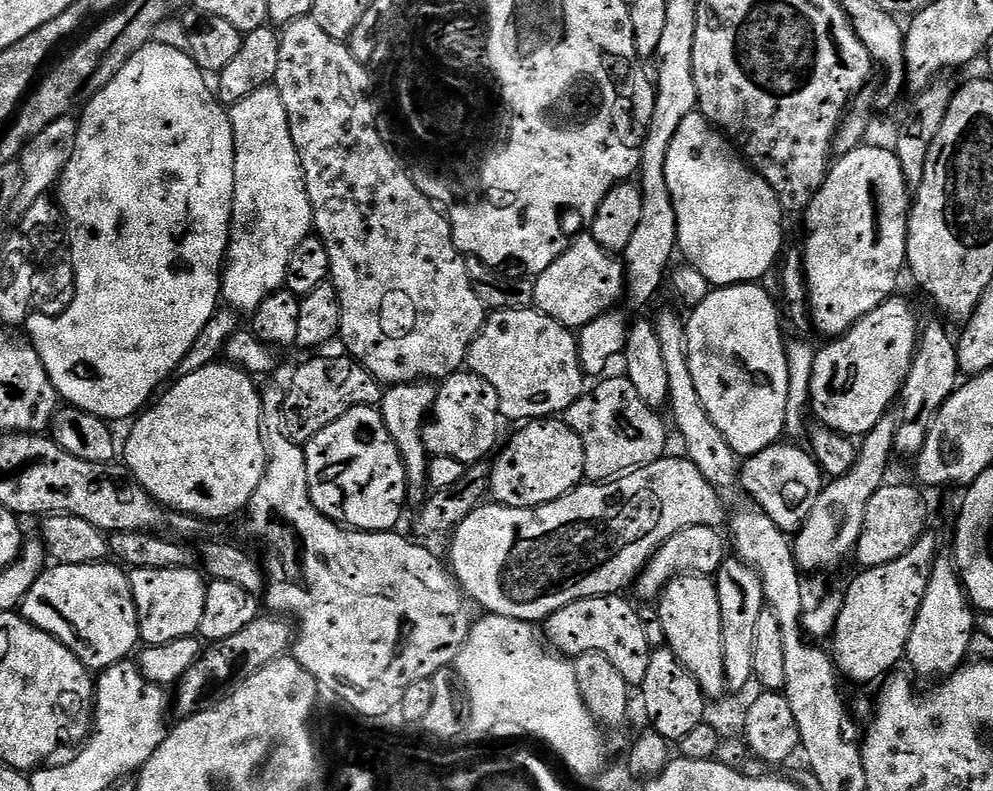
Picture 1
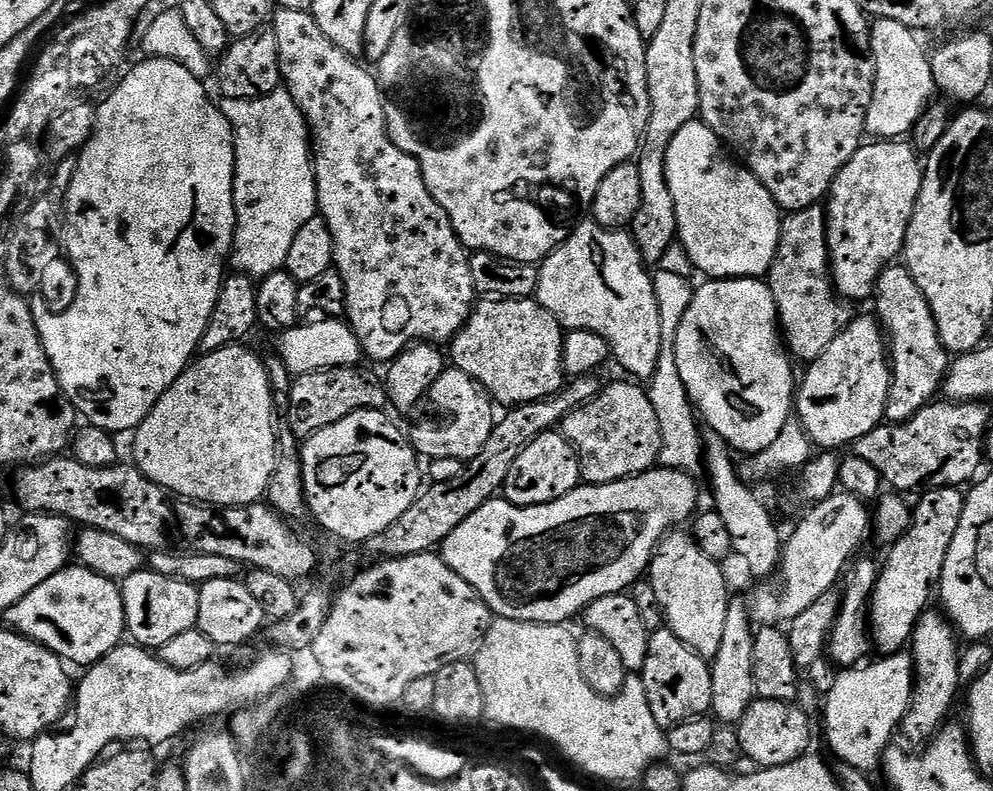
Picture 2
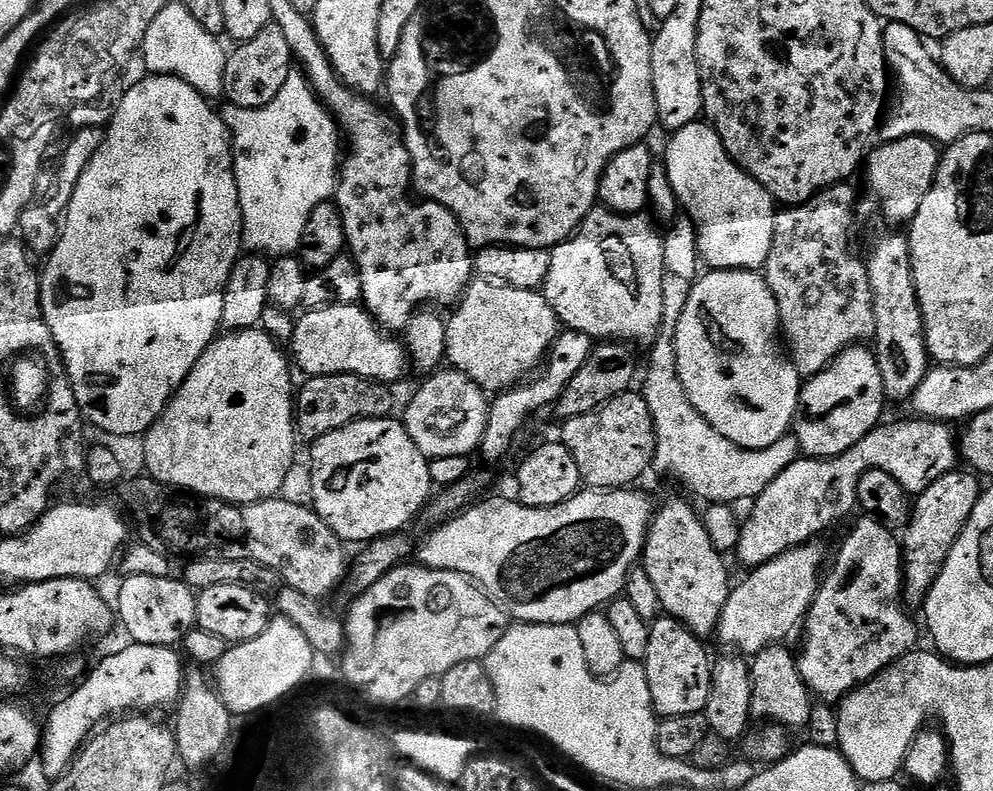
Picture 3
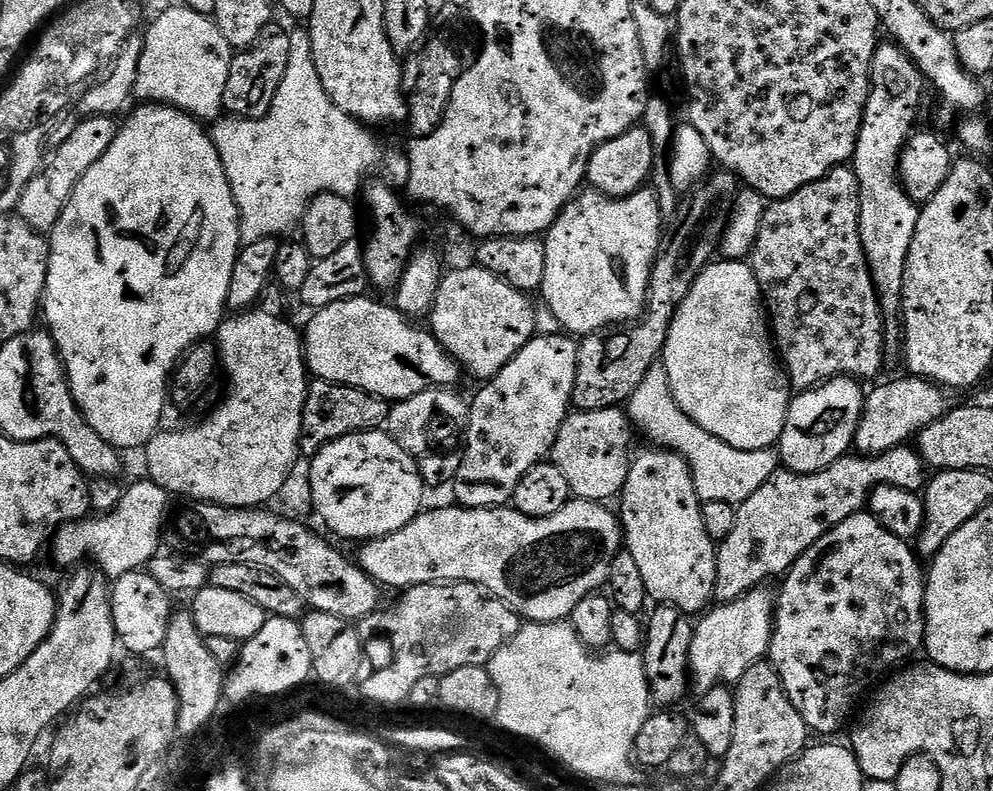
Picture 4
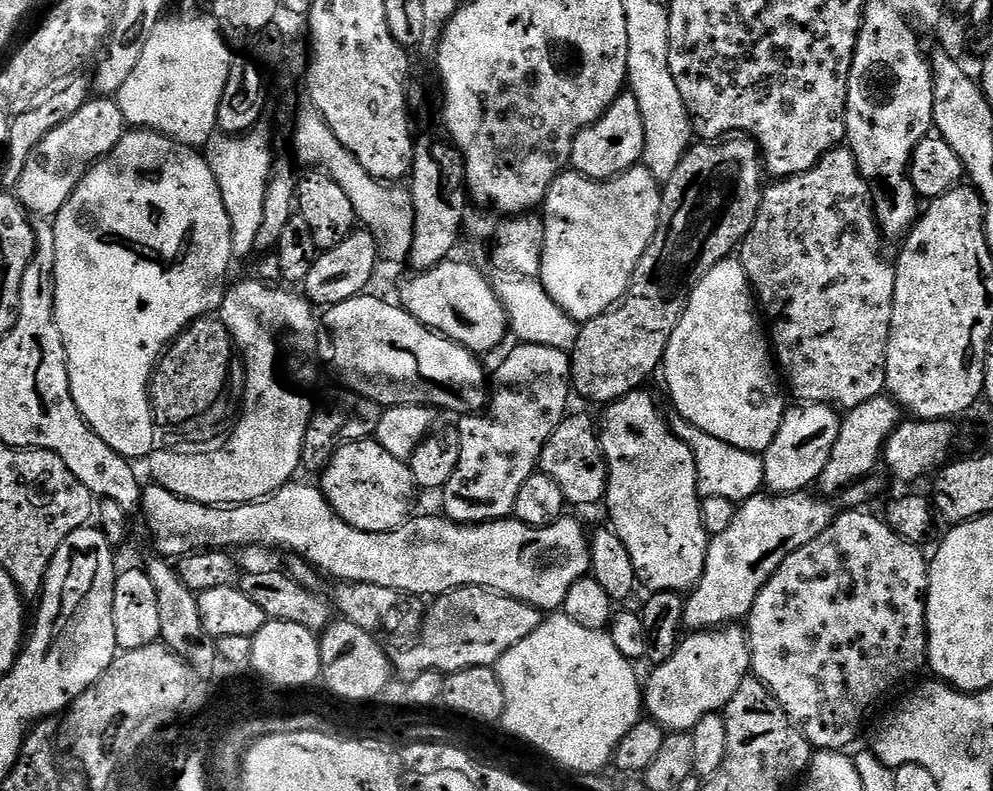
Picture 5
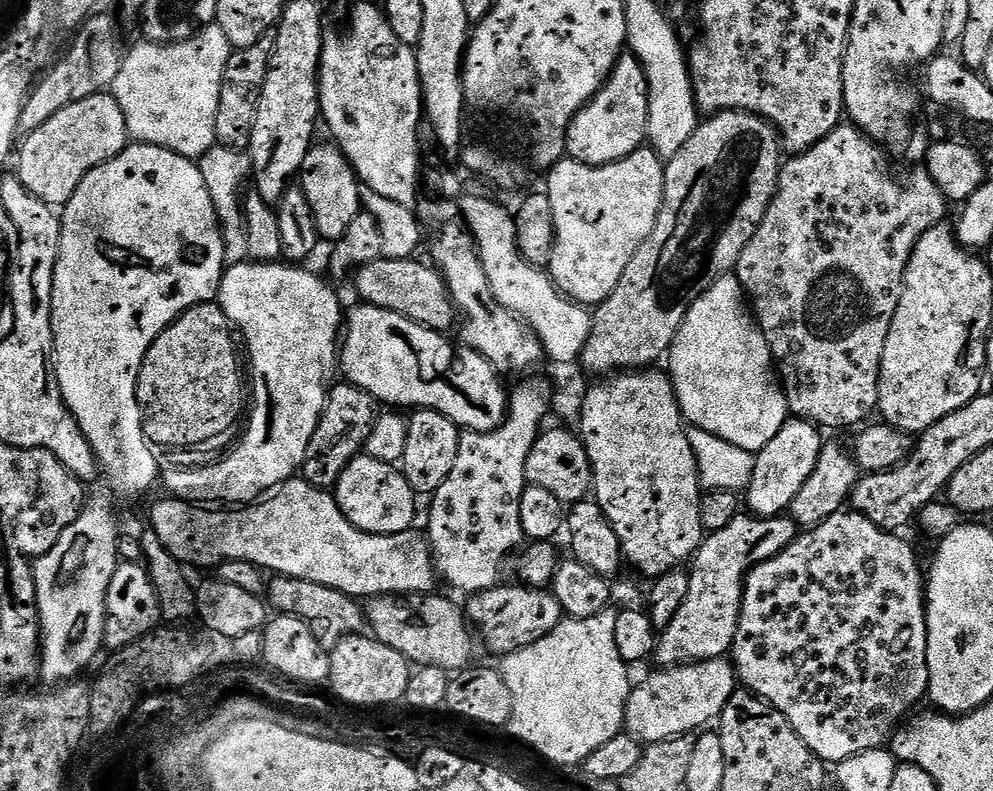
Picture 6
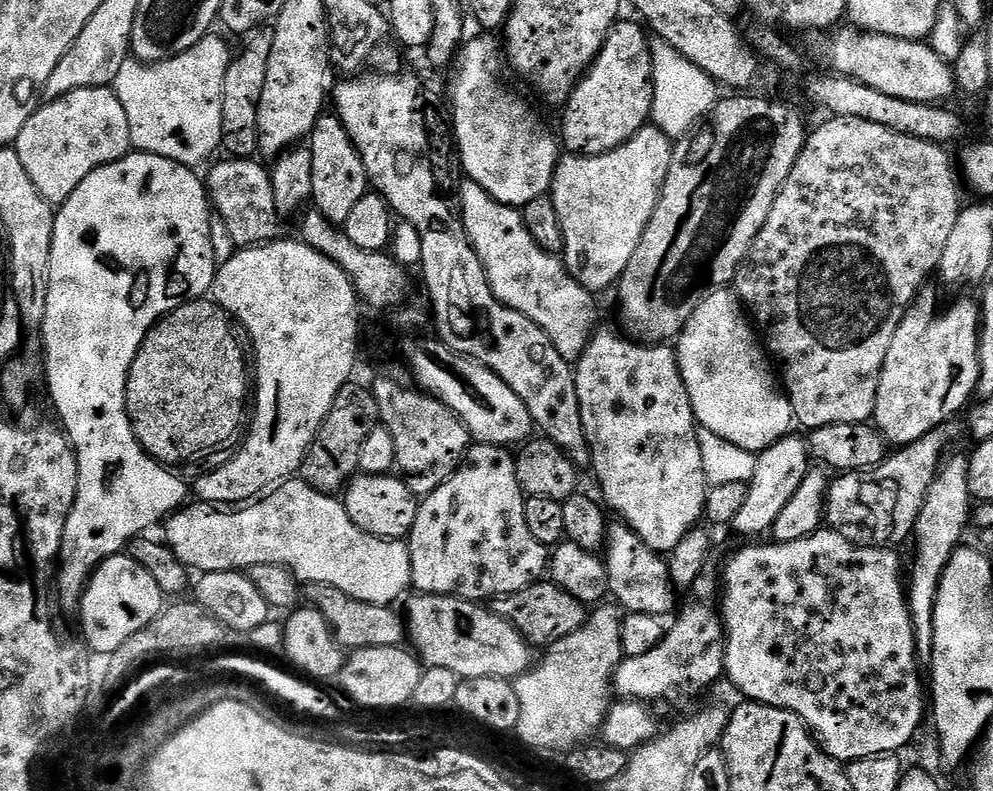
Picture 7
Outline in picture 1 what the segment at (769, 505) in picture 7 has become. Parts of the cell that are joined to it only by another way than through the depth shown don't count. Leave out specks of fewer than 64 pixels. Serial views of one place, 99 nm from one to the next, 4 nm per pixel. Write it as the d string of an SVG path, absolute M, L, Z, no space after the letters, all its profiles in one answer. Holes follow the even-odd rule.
M893 295L870 310L858 323L845 332L843 336L835 337L823 349L816 353L814 374L810 378L810 412L819 423L833 432L841 432L849 438L863 438L869 430L884 416L889 415L892 403L897 403L898 397L903 393L904 383L910 374L912 356L916 353L918 343L918 324L912 308L900 297Z

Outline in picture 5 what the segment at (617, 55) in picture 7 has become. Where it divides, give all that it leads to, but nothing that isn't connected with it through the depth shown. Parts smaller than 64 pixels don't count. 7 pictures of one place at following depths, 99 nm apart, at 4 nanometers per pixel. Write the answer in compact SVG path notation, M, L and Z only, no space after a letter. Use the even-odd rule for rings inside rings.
M625 90L604 111L602 118L574 138L571 167L591 180L613 180L643 161L645 142L646 126L642 122L642 110L638 110L638 98L634 98L631 90Z

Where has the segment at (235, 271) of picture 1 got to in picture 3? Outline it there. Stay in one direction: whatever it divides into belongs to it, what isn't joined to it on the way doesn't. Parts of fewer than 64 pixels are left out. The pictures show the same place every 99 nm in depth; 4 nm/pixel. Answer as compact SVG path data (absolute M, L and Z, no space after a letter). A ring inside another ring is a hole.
M300 74L289 76L288 84L282 86L278 98L265 108L228 106L225 109L222 115L232 138L232 169L240 185L240 213L246 229L247 251L269 258L295 253L314 206L327 204L335 197L338 179L336 147L342 144L338 125L328 109L321 105L311 84Z

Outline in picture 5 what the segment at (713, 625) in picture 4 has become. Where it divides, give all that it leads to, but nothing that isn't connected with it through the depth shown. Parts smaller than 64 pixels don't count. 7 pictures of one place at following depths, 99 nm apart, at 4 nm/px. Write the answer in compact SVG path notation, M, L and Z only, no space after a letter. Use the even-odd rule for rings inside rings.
M725 626L709 628L703 632L692 632L685 635L677 644L670 658L659 661L656 668L649 674L642 688L642 708L651 719L669 733L691 733L692 727L702 718L715 716L734 698L738 686L742 686L745 676L749 675L752 667L752 651L748 648L748 634L743 627Z

